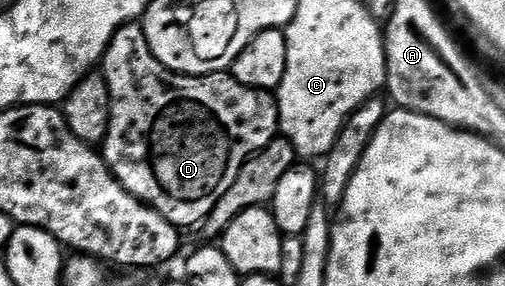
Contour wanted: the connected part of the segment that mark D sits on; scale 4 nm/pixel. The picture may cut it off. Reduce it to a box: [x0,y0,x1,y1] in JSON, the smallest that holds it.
[102,22,280,230]

